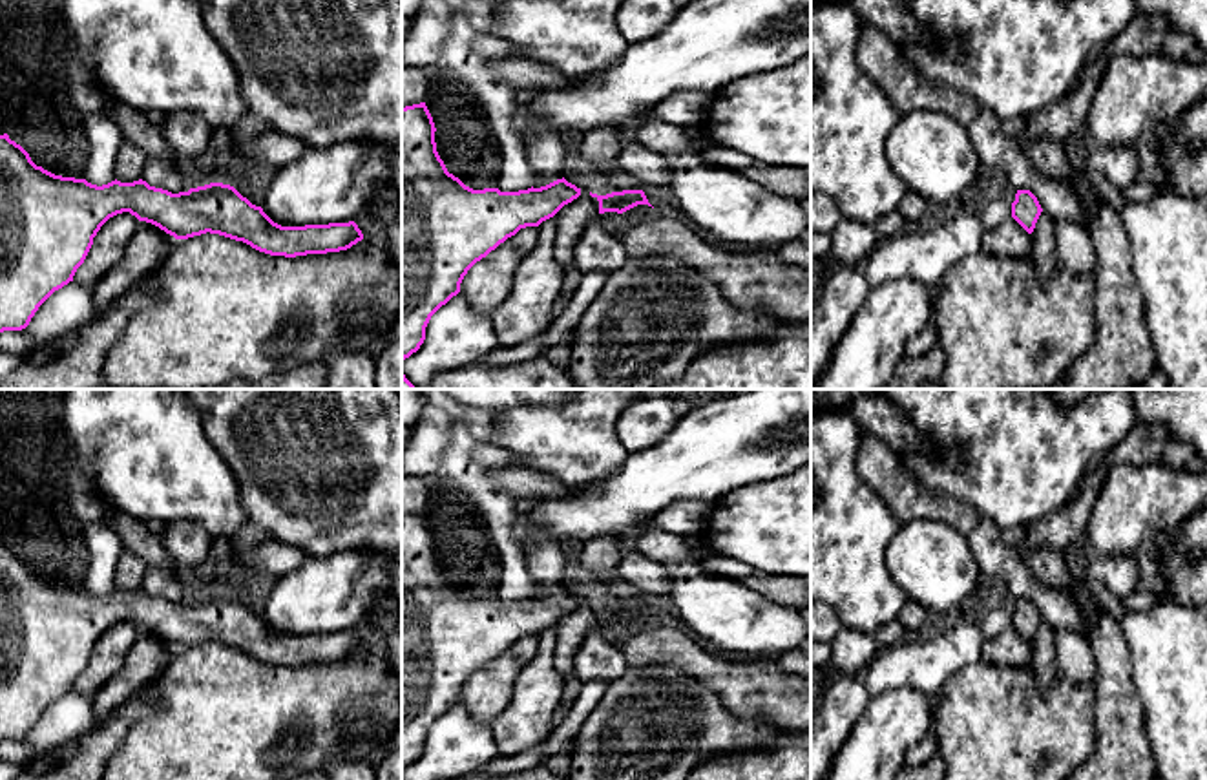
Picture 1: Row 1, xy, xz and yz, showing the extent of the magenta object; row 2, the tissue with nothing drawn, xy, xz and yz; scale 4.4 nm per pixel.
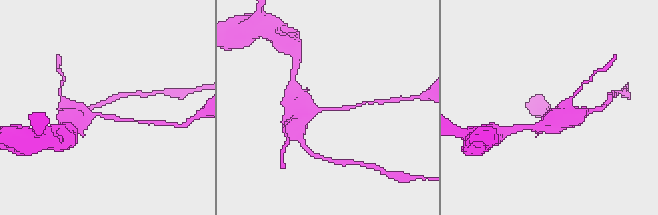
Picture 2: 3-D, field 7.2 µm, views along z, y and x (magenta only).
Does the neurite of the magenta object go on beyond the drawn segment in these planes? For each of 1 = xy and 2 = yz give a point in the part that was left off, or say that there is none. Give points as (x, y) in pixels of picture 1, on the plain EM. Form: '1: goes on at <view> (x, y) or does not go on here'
1: does not go on here
2: does not go on here

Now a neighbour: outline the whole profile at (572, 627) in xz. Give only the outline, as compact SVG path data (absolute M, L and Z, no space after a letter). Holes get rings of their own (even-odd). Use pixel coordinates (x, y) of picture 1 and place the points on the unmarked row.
M581 597L577 608L539 634L539 648L519 672L511 703L489 723L500 756L531 751L550 736L577 650L597 623L597 606Z

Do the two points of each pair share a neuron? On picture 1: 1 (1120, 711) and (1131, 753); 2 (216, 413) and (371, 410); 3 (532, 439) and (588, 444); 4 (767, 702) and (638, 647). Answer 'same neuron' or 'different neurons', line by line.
1: same neuron
2: same neuron
3: same neuron
4: same neuron

